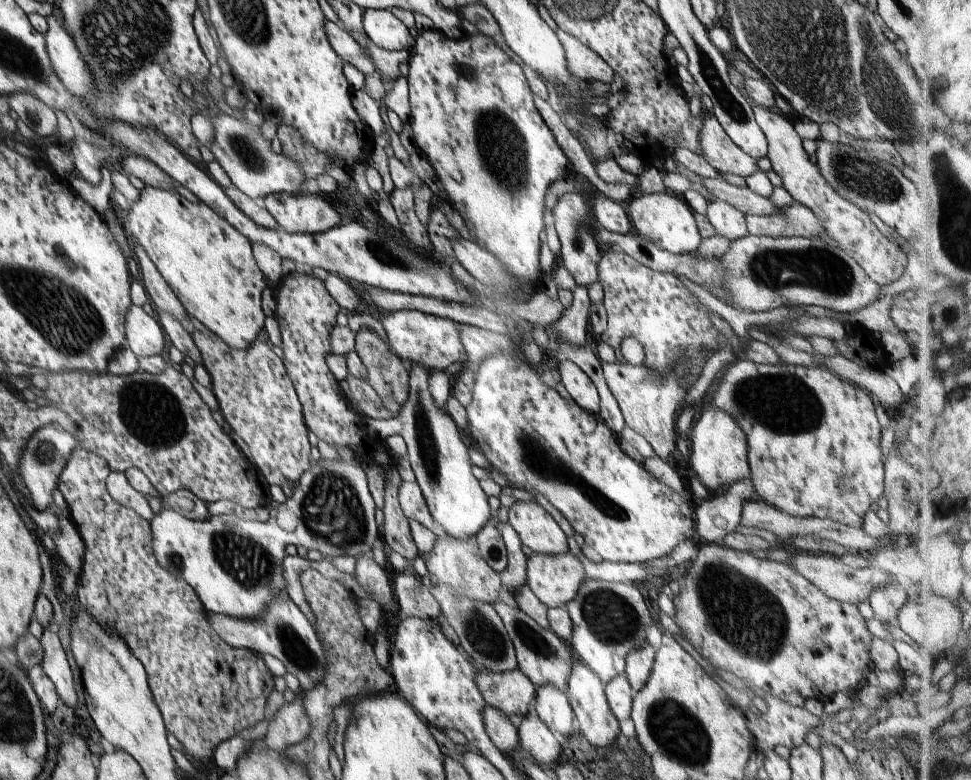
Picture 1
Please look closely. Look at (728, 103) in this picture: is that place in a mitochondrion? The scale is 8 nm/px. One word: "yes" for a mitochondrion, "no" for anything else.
yes

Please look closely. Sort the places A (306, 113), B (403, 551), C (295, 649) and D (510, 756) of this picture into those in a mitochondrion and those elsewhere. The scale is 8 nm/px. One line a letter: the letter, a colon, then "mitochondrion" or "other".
A: other
B: other
C: mitochondrion
D: other

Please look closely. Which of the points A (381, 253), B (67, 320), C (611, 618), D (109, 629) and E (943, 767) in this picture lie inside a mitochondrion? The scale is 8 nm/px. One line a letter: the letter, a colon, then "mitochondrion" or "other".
A: mitochondrion
B: mitochondrion
C: mitochondrion
D: other
E: other

